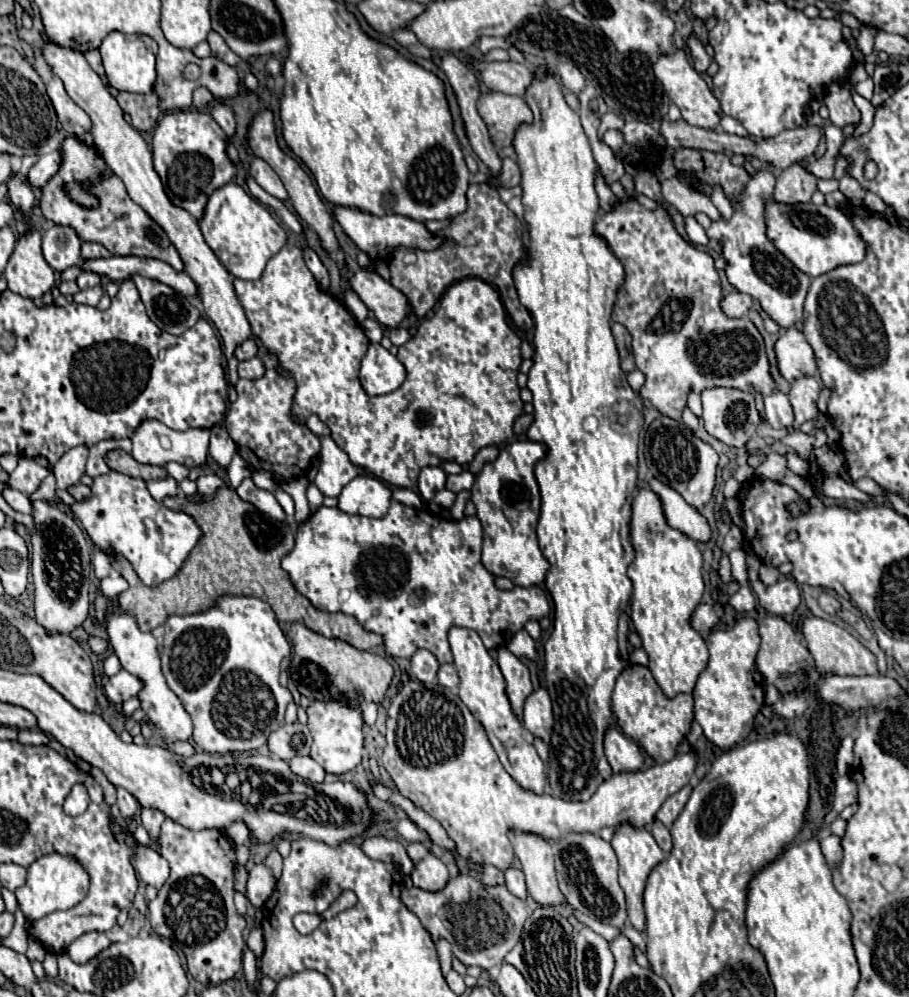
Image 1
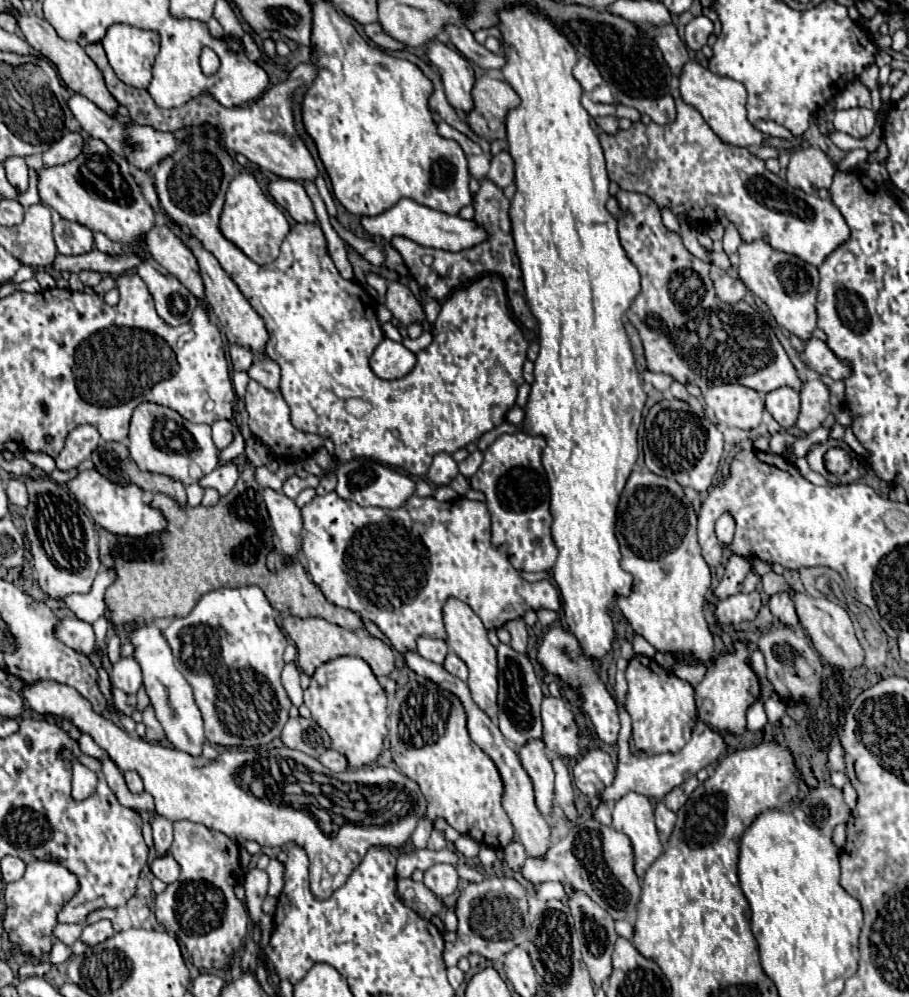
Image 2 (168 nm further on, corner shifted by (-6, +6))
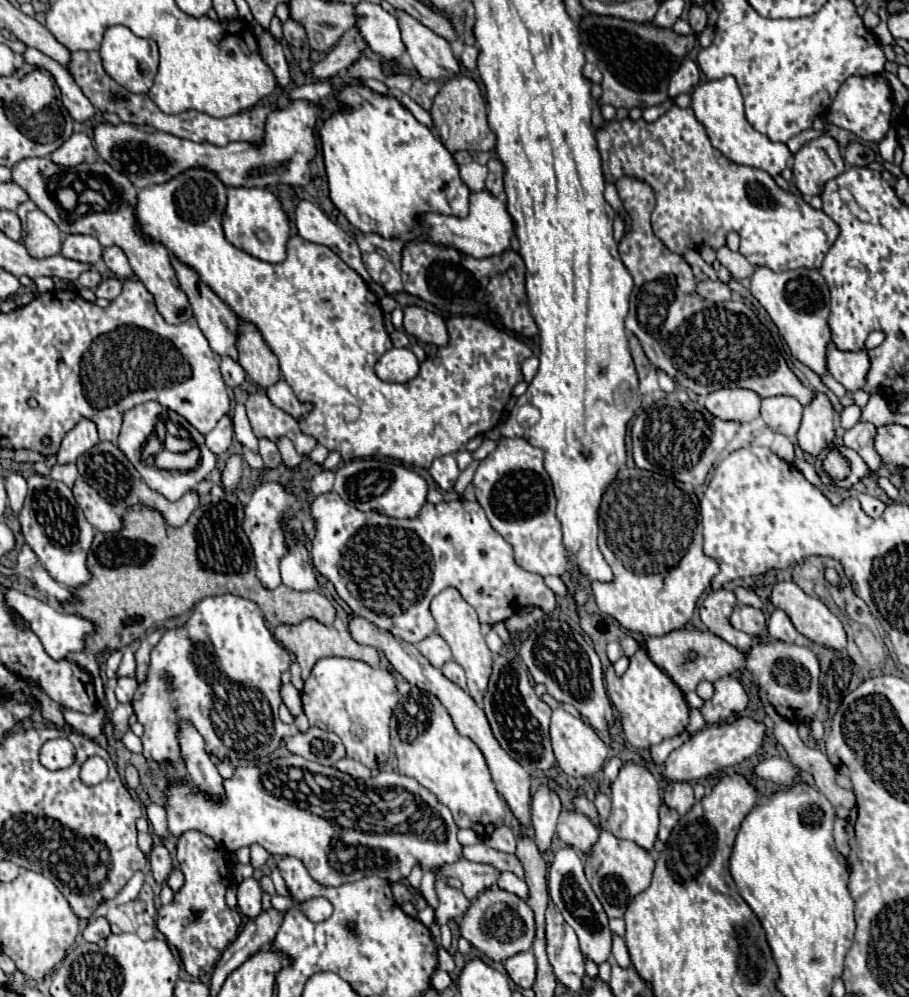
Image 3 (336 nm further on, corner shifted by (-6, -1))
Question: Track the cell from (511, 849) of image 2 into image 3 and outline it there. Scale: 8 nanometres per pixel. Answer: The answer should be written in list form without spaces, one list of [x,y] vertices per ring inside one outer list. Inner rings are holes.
[[[499,826],[497,830],[493,830],[493,834],[485,842],[495,850],[513,854],[515,852],[515,844],[517,844],[517,836],[509,826]]]

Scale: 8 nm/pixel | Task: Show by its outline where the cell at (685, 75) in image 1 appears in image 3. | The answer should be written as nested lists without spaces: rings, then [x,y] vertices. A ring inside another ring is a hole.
[[[725,76],[715,82],[701,82],[693,90],[691,98],[693,98],[693,112],[697,120],[707,128],[711,144],[719,152],[723,152],[731,162],[765,170],[773,178],[785,170],[791,158],[789,148],[781,142],[771,142],[747,122],[745,110],[743,110],[743,96],[733,76]]]

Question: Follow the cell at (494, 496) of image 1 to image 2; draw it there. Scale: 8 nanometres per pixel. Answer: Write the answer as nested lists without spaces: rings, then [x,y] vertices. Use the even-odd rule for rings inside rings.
[[[523,431],[501,435],[487,447],[479,471],[471,477],[471,489],[483,491],[491,513],[491,543],[507,545],[509,561],[519,571],[551,571],[557,559],[557,547],[551,539],[549,487],[541,465],[543,437],[533,437]]]

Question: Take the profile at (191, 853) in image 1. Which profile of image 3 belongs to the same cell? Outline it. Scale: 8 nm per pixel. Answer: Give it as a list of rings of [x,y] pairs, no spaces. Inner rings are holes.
[[[189,830],[179,836],[177,860],[185,874],[183,888],[175,894],[169,906],[159,908],[157,928],[165,934],[167,942],[173,944],[181,956],[185,970],[197,978],[209,974],[215,962],[221,958],[223,950],[237,938],[241,916],[225,904],[225,890],[231,878],[231,866],[227,852],[213,842],[207,834]]]

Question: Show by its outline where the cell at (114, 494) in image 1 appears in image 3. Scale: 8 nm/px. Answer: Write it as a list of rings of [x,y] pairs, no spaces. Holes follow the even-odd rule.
[[[77,478],[77,482],[73,484],[73,494],[91,526],[101,532],[121,530],[121,518],[113,512],[113,506],[105,502],[83,478]]]

